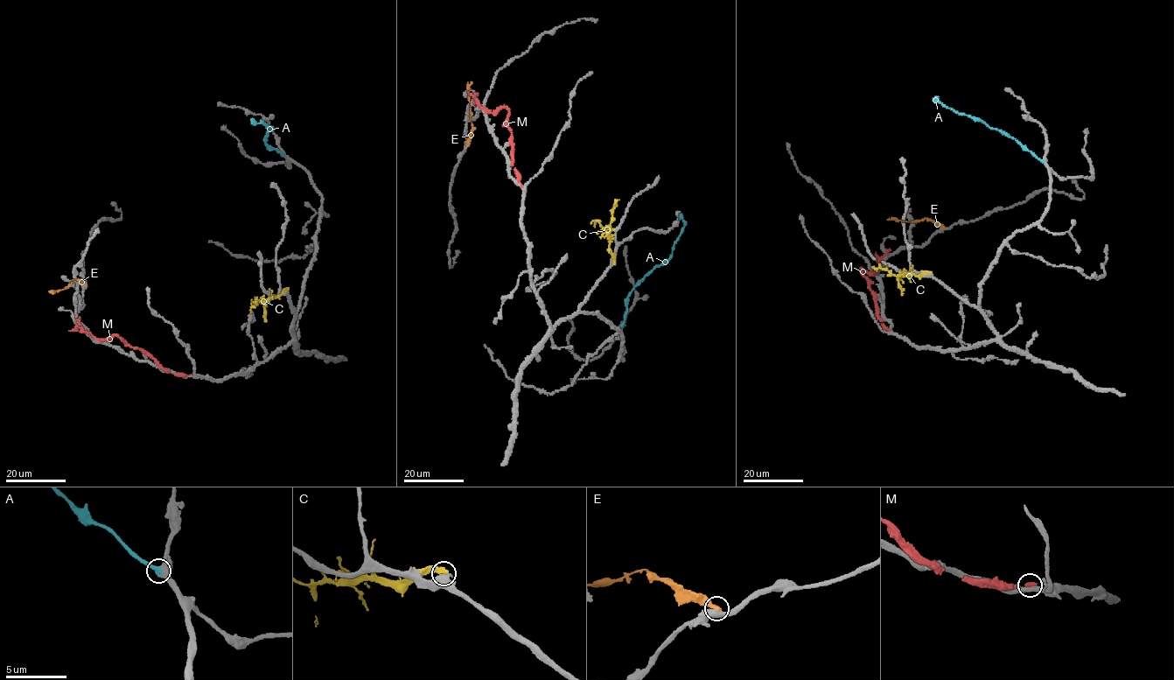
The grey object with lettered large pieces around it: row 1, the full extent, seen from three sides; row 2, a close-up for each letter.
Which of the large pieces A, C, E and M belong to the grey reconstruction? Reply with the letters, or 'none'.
A

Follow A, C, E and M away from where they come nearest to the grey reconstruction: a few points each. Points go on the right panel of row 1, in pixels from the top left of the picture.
A: (1043, 162), (998, 130), (936, 102), (937, 96)
C: (930, 272), (894, 275), (871, 267)
E: (945, 227), (928, 218), (914, 221), (887, 219)
M: (889, 330), (882, 325), (861, 269), (875, 272), (878, 257)

